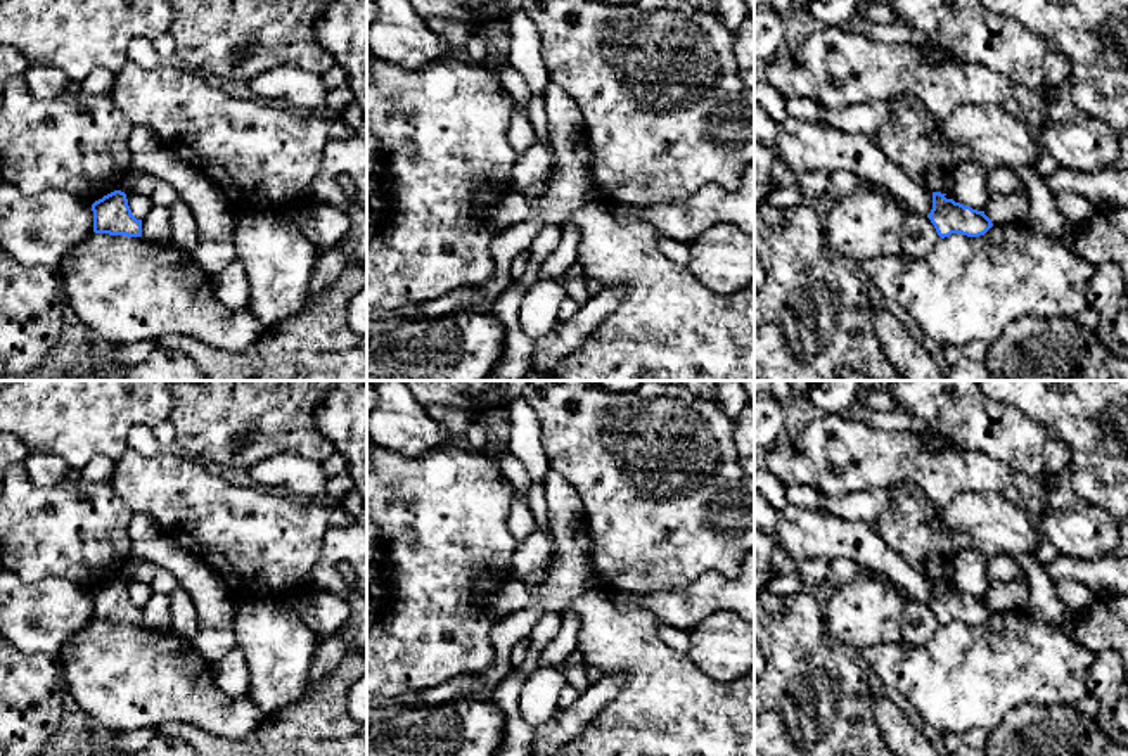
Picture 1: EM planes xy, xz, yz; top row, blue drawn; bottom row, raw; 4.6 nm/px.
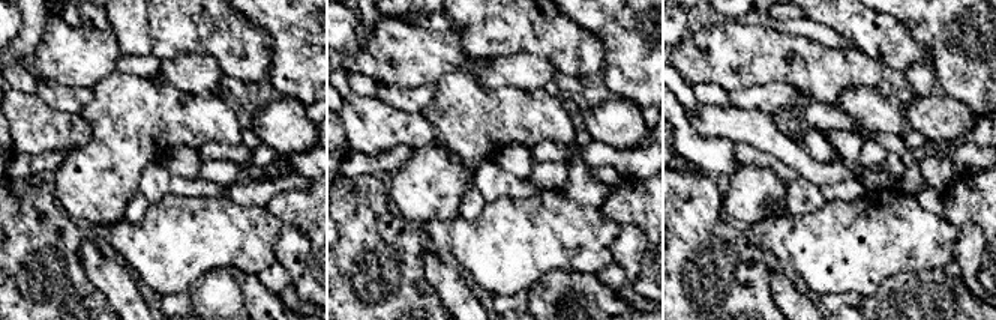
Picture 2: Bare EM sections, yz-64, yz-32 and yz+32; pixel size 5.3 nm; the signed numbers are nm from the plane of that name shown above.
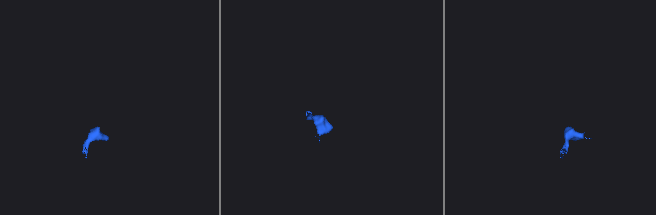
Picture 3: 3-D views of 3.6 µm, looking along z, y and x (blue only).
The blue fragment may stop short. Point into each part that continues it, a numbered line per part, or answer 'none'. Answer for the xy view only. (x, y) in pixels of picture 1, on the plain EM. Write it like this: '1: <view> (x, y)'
none

